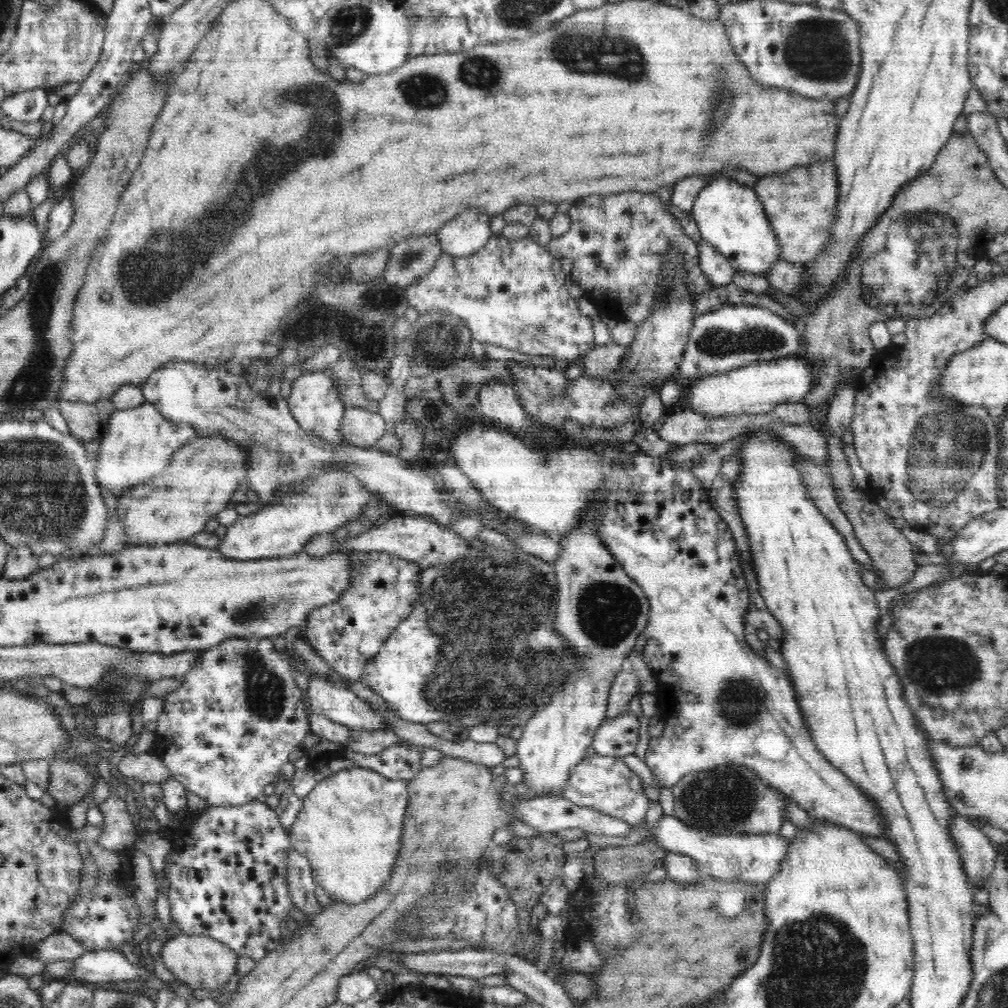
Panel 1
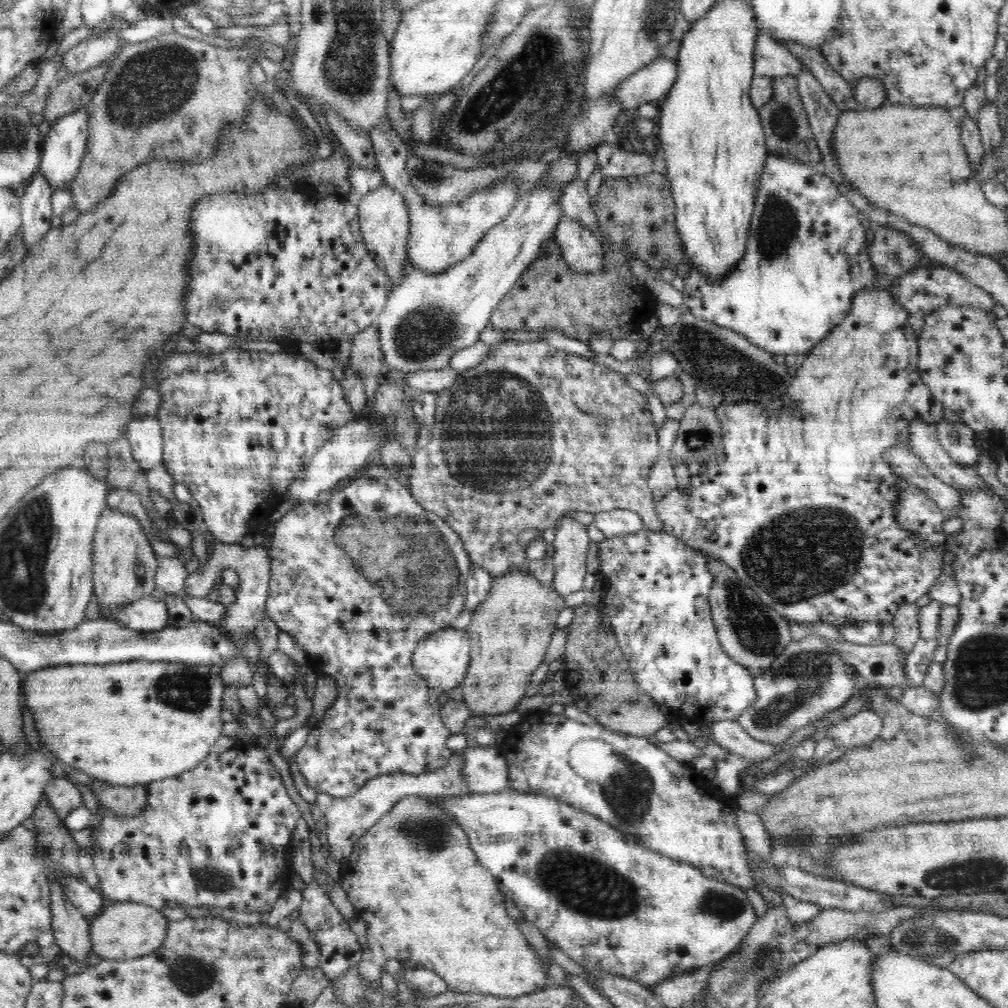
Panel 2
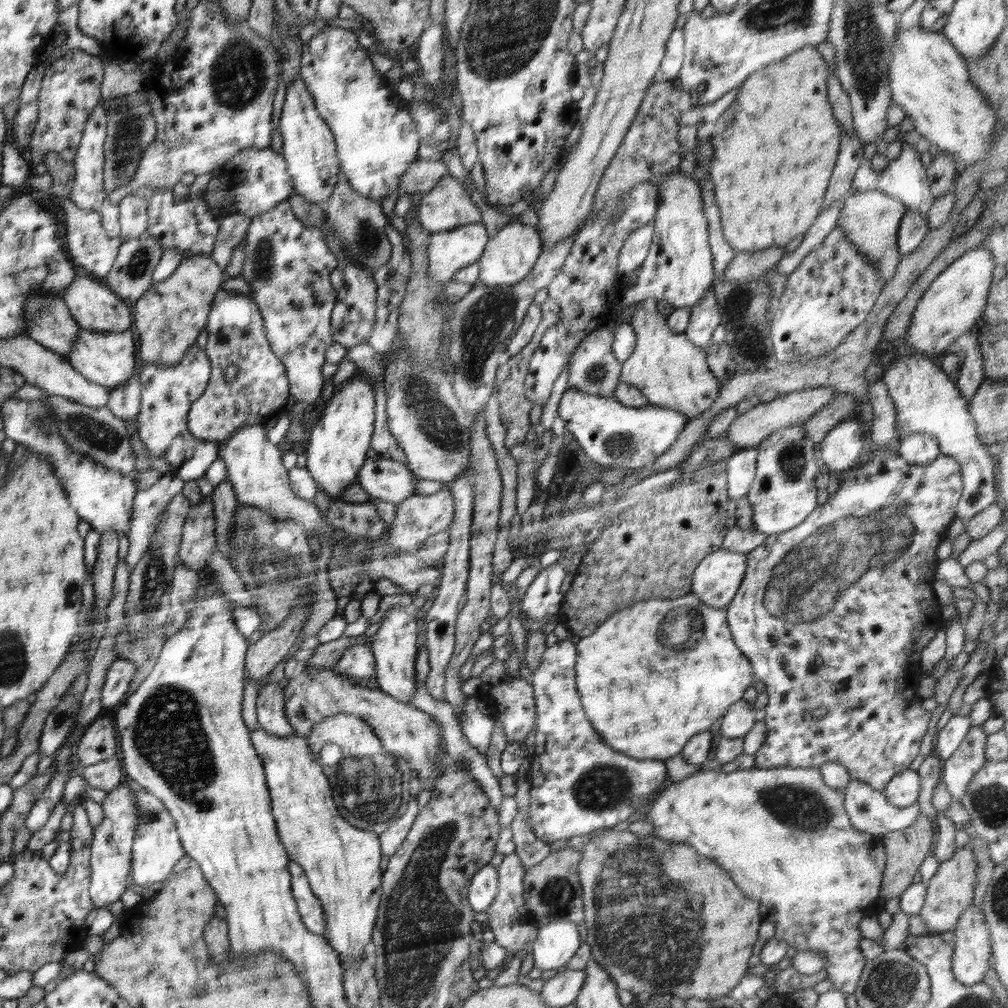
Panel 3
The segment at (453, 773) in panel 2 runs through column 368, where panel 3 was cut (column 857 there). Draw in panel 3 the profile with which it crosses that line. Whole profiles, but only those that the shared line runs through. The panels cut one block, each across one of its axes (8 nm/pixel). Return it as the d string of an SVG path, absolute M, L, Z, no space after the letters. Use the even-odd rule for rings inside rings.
M851 780L845 791L844 806L851 823L862 832L885 835L908 828L921 814L919 800L910 806L892 806L883 791L874 790L865 782Z

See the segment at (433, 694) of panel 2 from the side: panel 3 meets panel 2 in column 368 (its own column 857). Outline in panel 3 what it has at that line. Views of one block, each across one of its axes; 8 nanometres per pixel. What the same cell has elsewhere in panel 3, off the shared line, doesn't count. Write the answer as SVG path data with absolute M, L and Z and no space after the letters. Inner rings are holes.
M942 453L928 466L908 466L908 476L906 476L906 468L900 468L900 470L890 470L888 478L884 472L878 476L868 476L864 480L843 481L837 492L828 498L828 502L818 505L802 524L784 533L768 535L760 546L746 553L747 567L744 578L734 600L725 608L725 611L727 625L730 627L736 646L750 661L754 679L764 682L769 696L768 704L764 708L766 715L763 720L768 733L766 740L755 754L756 768L818 767L826 771L829 767L840 764L849 770L851 780L865 782L877 791L882 791L894 776L911 768L913 760L918 756L930 717L922 706L923 699L918 696L919 682L924 678L920 667L921 652L934 638L937 628L941 626L941 617L944 613L944 609L938 604L933 594L933 582L936 579L935 570L938 563L935 552L948 536L950 524L957 517L956 508L963 488L960 465L953 457Z

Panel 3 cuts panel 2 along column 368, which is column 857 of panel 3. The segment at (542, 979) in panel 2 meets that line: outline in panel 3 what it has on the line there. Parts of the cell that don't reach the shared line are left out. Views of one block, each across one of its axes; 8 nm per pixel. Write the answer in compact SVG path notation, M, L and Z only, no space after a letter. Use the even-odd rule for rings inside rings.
M783 766L778 768L752 768L748 770L736 770L734 772L724 772L720 768L715 770L700 770L682 782L668 782L667 787L660 793L647 798L637 810L635 816L631 819L648 820L654 826L653 834L656 839L664 839L668 842L690 844L696 848L696 852L700 856L715 860L724 870L732 872L734 882L740 886L740 890L747 897L756 899L760 903L760 914L762 921L776 922L776 935L774 938L782 939L789 947L798 947L798 951L822 951L822 955L826 957L825 969L827 972L826 980L832 982L832 987L845 993L846 995L855 992L858 980L862 975L865 966L865 956L861 951L859 942L863 937L860 935L859 923L864 917L864 908L868 908L871 904L879 900L881 889L881 880L883 879L884 862L880 862L880 870L878 862L874 861L874 848L878 841L878 837L882 840L882 835L871 835L867 832L858 830L849 819L844 806L843 793L838 789L830 788L822 778L825 770L818 767L792 767Z

